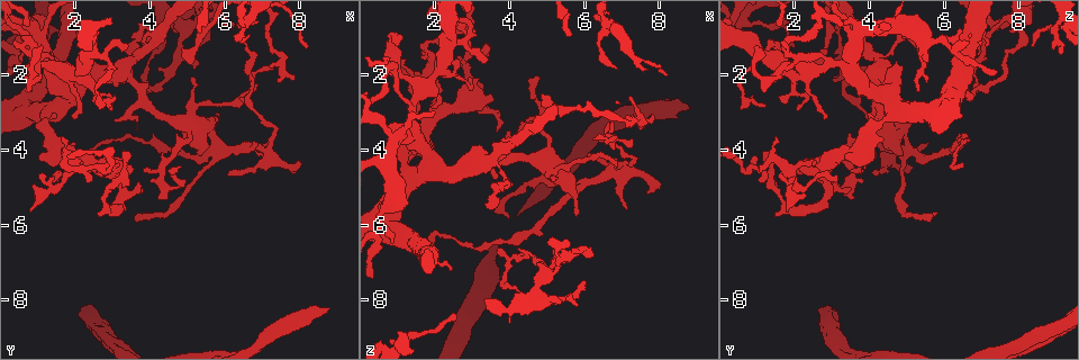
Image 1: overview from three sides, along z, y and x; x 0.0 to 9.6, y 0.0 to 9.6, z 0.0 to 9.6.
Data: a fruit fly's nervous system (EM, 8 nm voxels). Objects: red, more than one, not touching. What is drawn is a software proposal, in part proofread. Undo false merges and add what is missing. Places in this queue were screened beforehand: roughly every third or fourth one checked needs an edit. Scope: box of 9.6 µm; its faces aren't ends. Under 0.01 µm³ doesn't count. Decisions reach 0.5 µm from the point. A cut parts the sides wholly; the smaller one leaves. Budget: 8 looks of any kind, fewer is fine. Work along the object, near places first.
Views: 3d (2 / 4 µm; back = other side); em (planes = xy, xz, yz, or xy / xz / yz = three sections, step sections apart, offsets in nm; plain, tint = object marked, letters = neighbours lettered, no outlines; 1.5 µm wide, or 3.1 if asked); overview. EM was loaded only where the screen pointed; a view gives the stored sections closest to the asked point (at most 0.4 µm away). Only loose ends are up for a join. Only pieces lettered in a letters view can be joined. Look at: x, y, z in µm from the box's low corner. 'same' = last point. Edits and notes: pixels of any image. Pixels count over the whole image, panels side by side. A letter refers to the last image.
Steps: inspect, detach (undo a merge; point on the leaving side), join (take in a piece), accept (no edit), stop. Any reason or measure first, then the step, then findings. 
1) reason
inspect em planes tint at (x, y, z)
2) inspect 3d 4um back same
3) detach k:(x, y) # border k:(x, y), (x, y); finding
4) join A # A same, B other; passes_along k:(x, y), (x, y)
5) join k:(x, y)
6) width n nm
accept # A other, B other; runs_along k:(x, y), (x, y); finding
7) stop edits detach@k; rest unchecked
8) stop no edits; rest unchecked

inspect 3d 4um at (0.85, 5.65, 1.75)

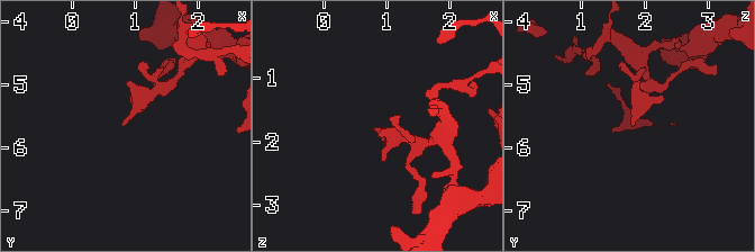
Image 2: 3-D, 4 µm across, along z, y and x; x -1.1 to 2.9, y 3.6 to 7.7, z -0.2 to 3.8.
inspect em planes letters at (0.80, 5.60, 1.80)

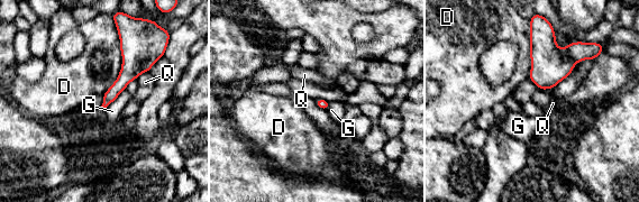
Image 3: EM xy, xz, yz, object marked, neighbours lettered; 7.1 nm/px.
longest_contact D 500 nm
accept # D other, G other, Q other; border 3:(117, 26), (121, 69), (102, 94); no lettered piece goes on from it

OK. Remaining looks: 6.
an open end
inspect 3d 2um at (0.75, 1.35, 9.15)

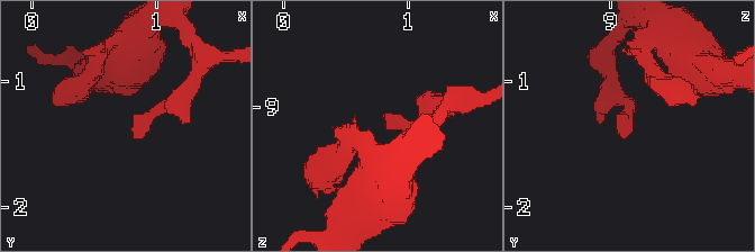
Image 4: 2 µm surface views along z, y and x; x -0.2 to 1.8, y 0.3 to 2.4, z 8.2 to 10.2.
now the EM
inspect em planes letters at (0.80, 1.42, 9.12)

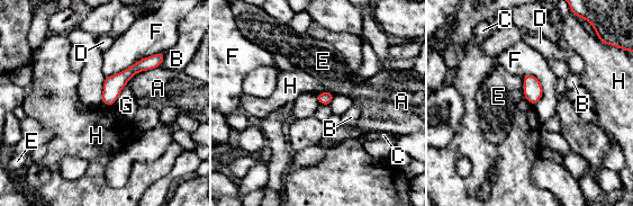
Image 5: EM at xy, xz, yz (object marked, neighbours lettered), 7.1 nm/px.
accept # A other, B other, C other, D other, E other, F other, G other, H other; border 5:(326, 90), (317, 95); no lettered piece goes on from it

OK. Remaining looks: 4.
stop no edits; rest unchecked

